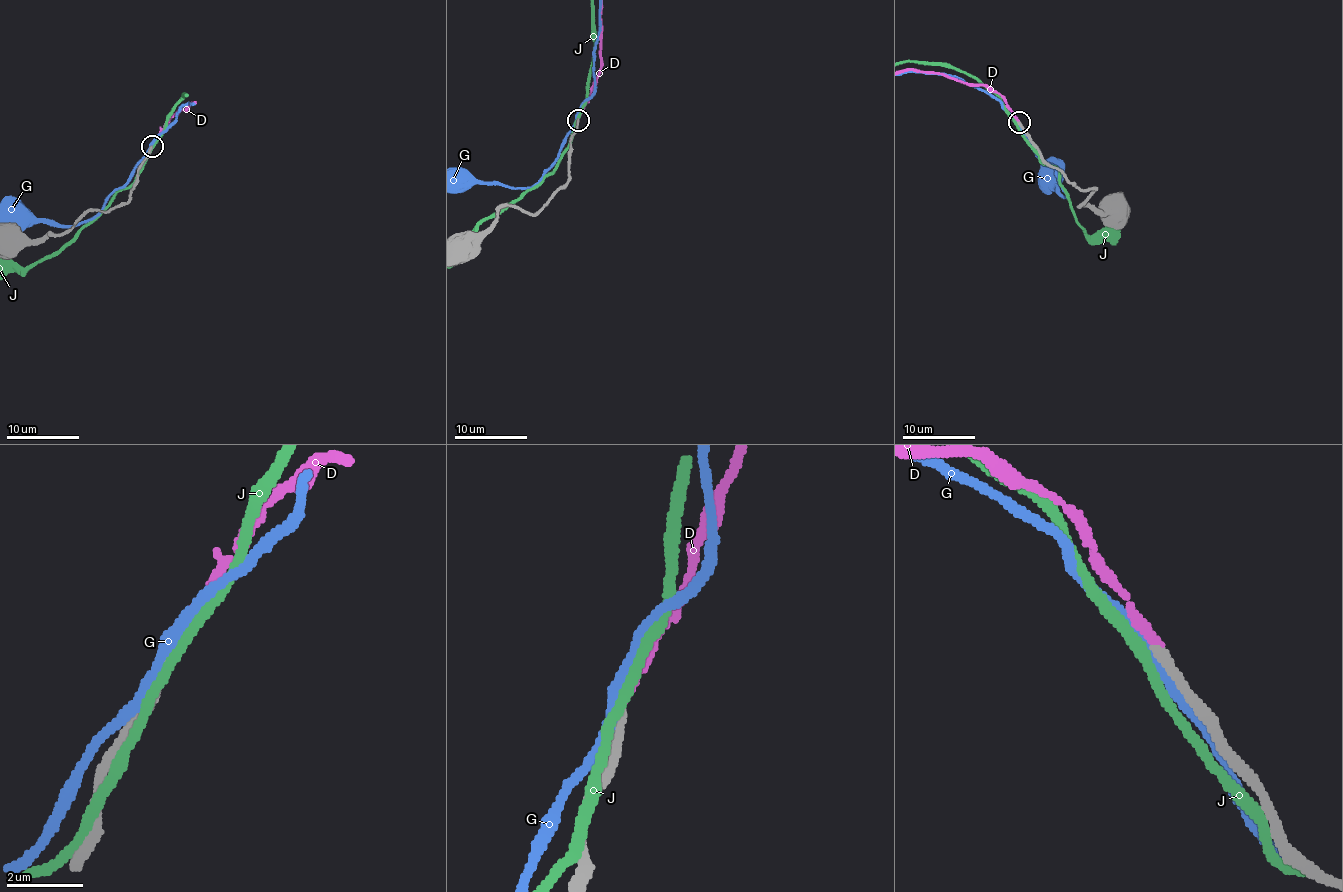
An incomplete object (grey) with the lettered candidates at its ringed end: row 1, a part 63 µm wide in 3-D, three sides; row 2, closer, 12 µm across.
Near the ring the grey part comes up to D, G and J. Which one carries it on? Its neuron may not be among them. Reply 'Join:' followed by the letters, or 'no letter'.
Join: D

